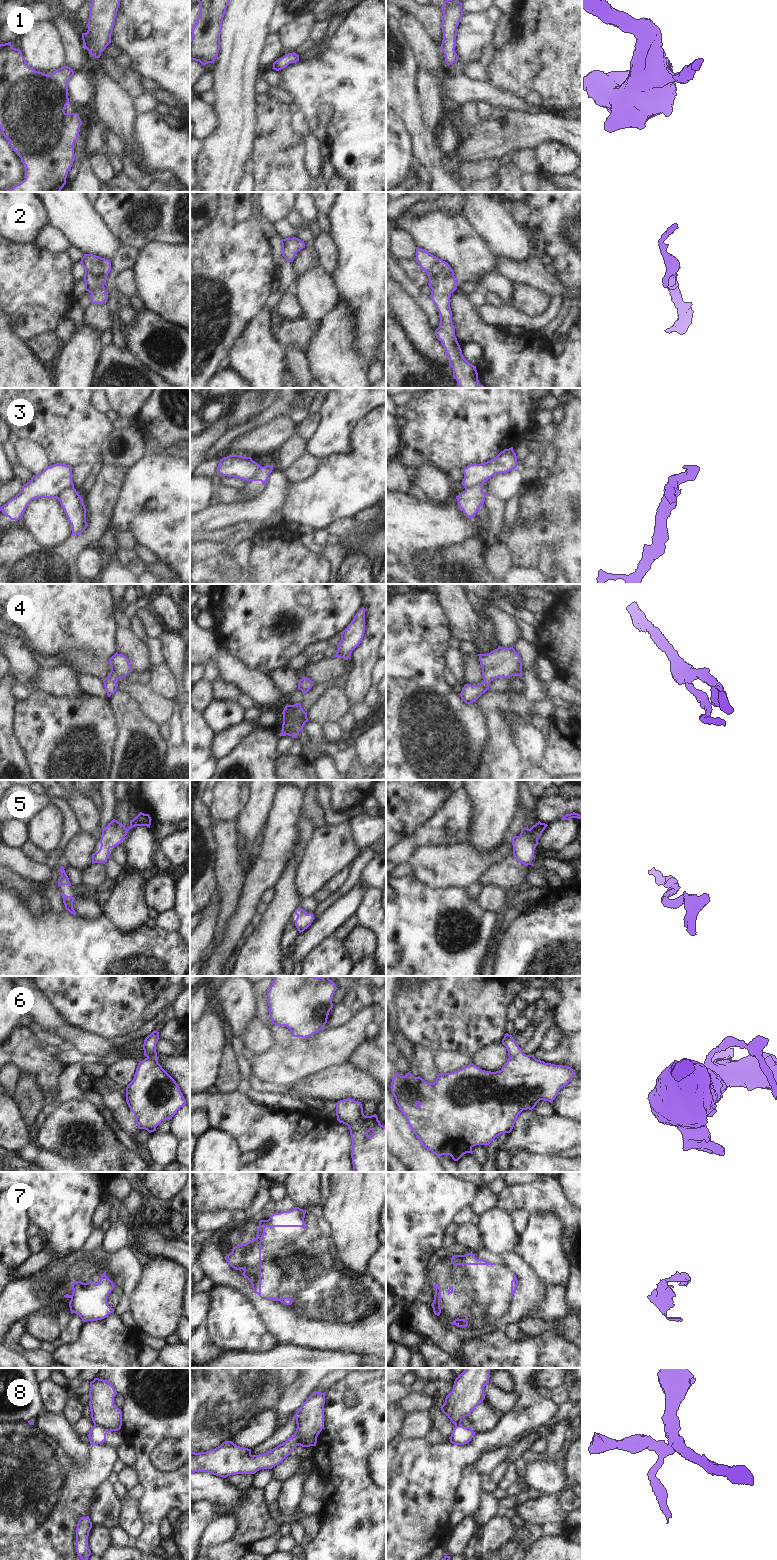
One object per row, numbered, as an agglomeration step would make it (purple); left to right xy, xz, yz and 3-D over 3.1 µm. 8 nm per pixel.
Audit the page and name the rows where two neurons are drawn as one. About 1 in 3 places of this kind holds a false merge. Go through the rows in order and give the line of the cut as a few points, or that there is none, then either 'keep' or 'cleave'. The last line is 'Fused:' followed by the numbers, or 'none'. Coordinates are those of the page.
1: cut none; keep
2: cut none; keep
3: cut xy (73, 487), (64, 490), (57, 498); cleave
4: cut none; keep
5: cut none; keep
6: cut none; keep
7: cut yz (434, 1295), (439, 1300); cleave
8: cut xy (94, 1425), (101, 1426), (107, 1431); cleave
Fused: 3, 7, 8

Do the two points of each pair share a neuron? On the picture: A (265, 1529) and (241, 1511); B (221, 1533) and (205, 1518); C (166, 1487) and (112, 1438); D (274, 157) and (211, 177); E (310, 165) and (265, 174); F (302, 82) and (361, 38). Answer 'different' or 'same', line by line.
A: same
B: different
C: different
D: different
E: different
F: same

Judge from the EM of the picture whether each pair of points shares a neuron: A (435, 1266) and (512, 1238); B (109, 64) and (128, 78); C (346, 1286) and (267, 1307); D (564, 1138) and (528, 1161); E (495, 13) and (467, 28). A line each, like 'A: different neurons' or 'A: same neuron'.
A: different neurons
B: same neuron
C: same neuron
D: different neurons
E: same neuron

